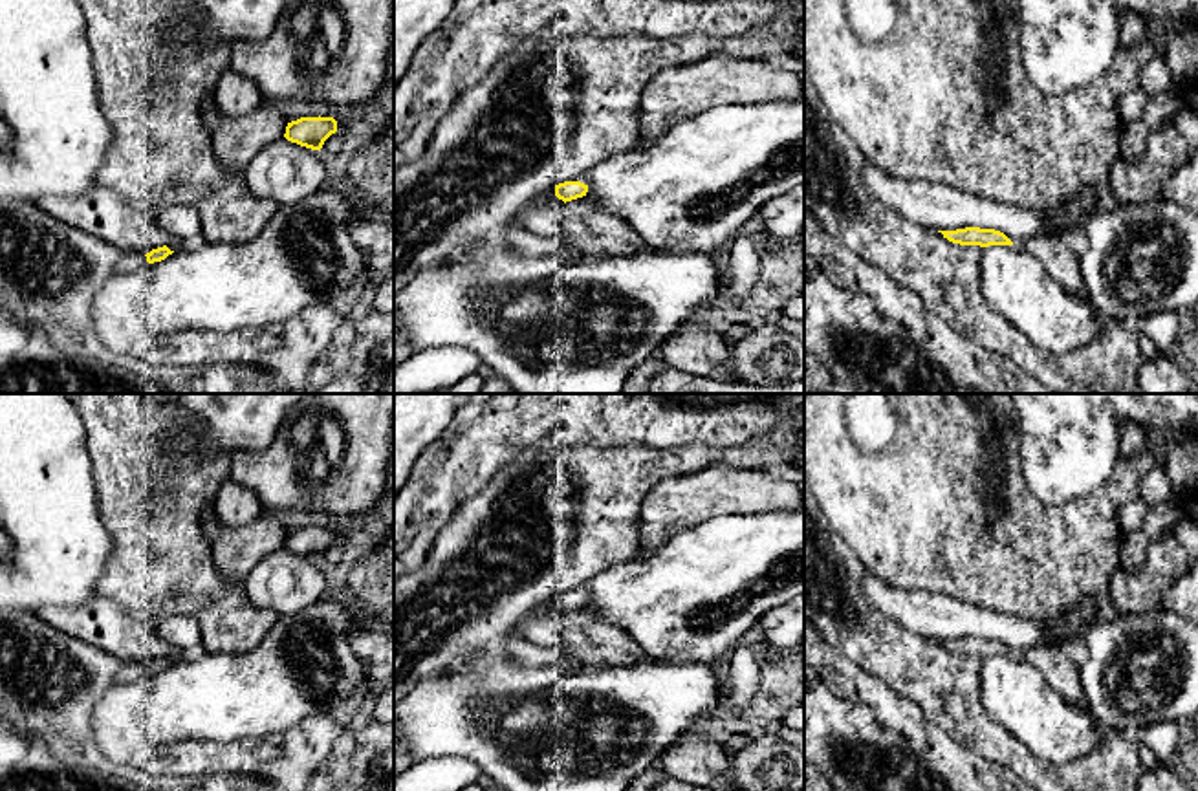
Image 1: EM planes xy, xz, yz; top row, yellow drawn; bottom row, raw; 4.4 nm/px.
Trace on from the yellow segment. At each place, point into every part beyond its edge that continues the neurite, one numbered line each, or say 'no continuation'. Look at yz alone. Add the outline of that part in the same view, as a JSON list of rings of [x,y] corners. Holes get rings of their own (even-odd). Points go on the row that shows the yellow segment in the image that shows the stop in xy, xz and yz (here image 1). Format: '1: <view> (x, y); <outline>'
no continuation

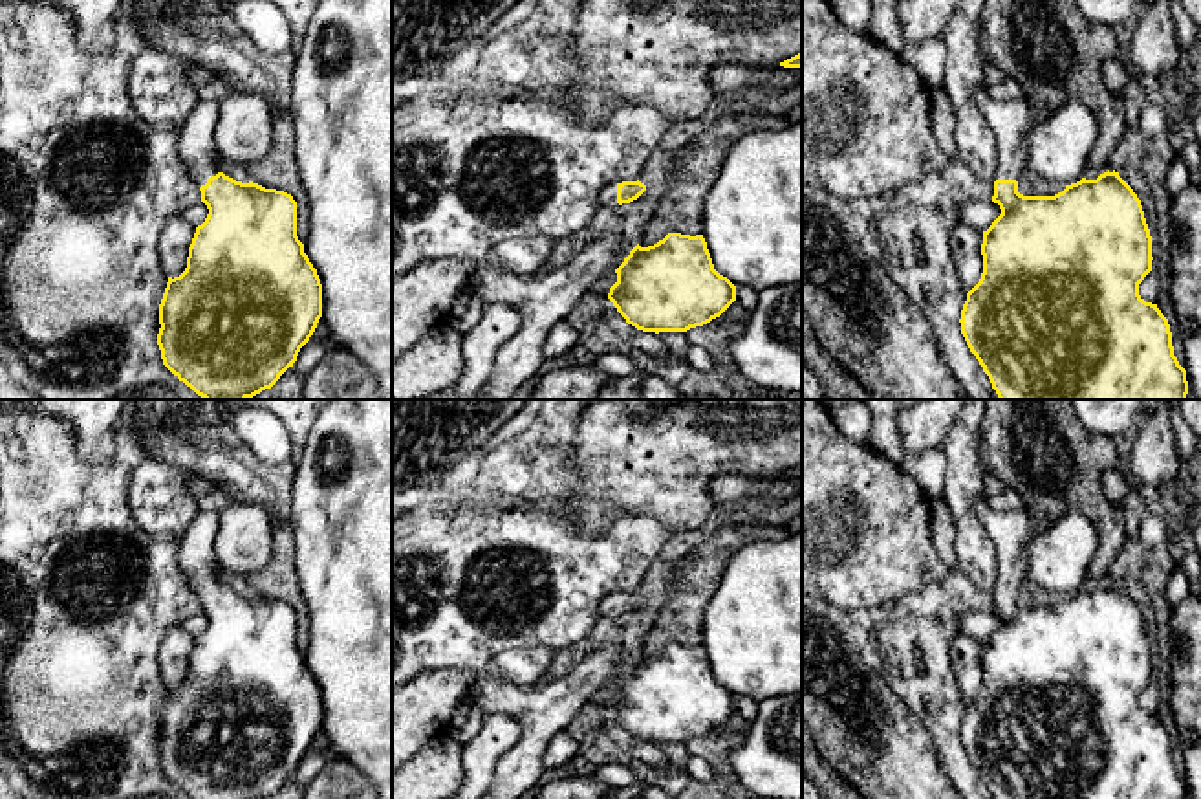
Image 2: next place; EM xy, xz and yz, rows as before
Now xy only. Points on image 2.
1: xy (196, 134); [[[200,99],[179,126],[179,159],[200,187],[220,172],[214,163],[218,117],[220,103]]]

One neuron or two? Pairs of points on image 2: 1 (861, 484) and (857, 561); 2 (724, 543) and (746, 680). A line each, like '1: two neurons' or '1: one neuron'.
1: one neuron
2: two neurons

